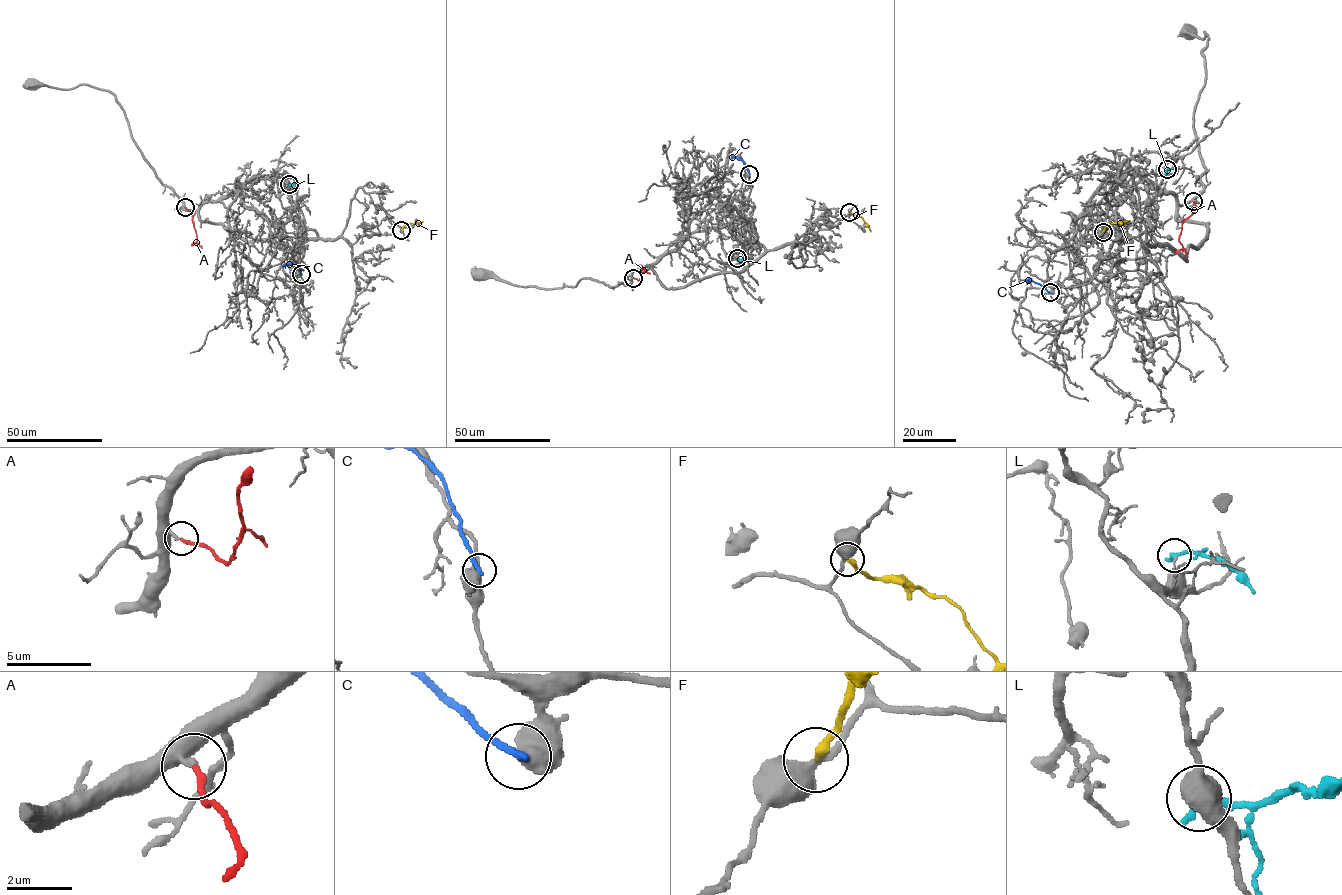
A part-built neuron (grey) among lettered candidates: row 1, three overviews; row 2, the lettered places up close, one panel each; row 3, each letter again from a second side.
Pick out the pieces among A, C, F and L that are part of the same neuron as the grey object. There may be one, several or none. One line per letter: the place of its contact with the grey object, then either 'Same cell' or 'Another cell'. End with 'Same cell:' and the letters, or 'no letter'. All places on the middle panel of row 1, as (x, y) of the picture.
A: Touches grey at (633, 278). Same cell
C: Touches grey at (749, 174). Another cell
F: Touches grey at (849, 212). Another cell
L: Touches grey at (737, 258). Another cell
Same cell: A

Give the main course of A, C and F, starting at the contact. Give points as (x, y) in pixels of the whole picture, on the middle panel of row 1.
A: (634, 278), (638, 280), (644, 267), (649, 273)
C: (749, 174), (742, 161), (731, 155)
F: (850, 212), (861, 216), (871, 231)

